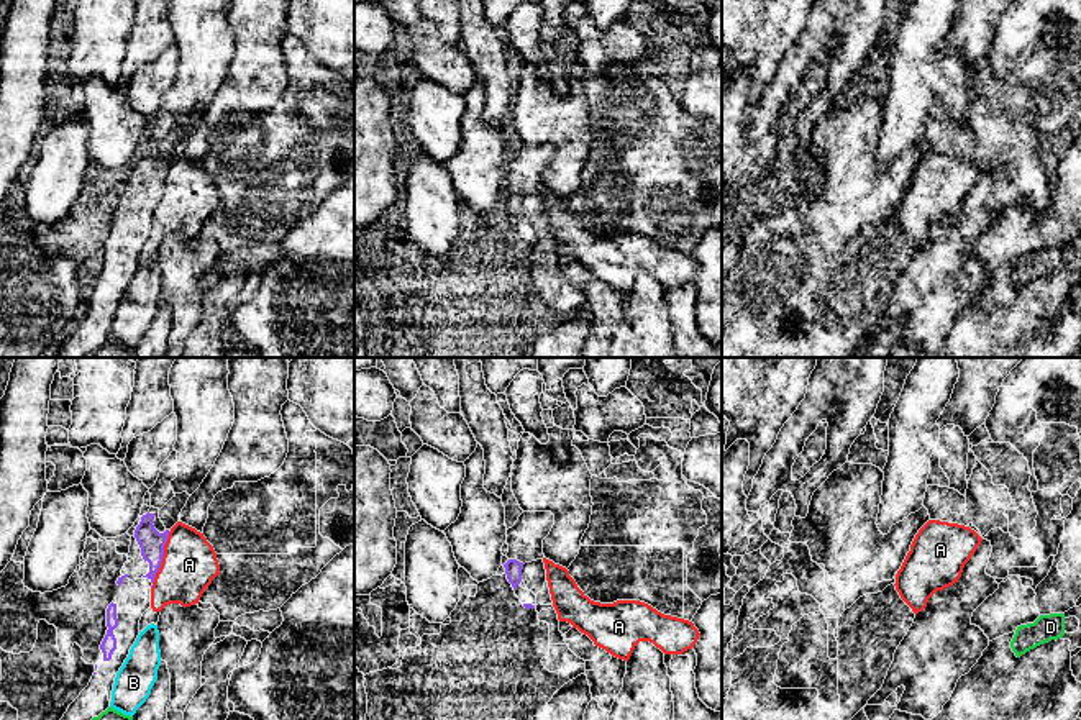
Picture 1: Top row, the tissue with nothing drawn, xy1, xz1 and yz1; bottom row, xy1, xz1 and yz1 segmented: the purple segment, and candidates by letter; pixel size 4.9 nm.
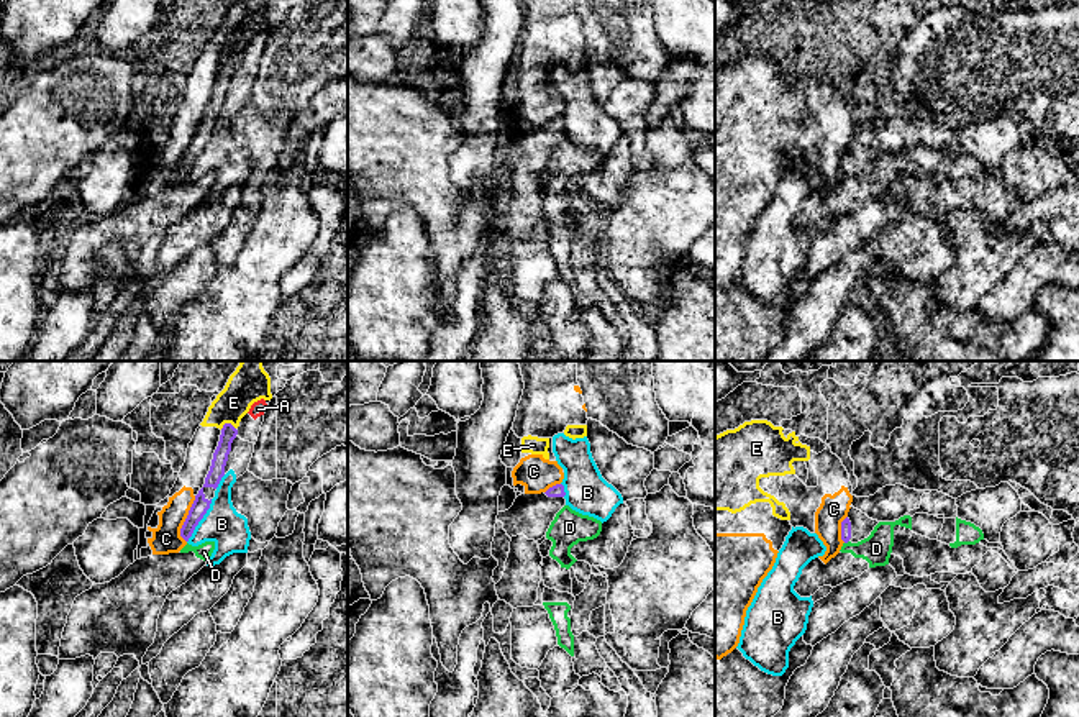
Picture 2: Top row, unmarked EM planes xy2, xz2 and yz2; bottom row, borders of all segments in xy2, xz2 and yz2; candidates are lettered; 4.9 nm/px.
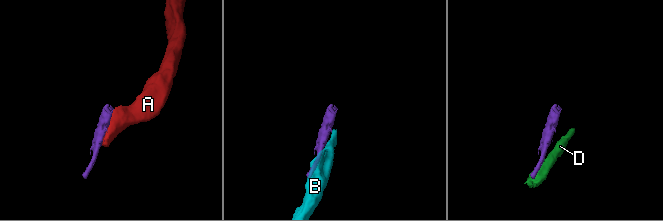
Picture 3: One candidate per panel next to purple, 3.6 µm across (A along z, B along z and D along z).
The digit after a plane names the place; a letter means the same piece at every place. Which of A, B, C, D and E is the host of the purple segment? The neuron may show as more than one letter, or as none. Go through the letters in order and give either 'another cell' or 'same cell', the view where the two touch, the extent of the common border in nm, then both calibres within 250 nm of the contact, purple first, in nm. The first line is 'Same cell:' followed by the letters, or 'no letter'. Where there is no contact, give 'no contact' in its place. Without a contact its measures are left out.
Same cell: no letter
A: another cell; meets purple in xy1; contact 260 nm long; 120 nm thick on the purple side, 280 nm on the other
B: another cell; meets purple in xy2; contact 240 nm long; 80 nm thick on the purple side, 190 nm on the other
C: another cell; meets purple in xy2; contact 240 nm long; 80 nm thick on the purple side, 140 nm on the other
D: another cell; meets purple in yz2; contact 30 nm long; 50 nm thick on the purple side, 150 nm on the other
E: another cell; meets purple in xy2; contact 80 nm long; 80 nm thick on the purple side, 180 nm on the other

